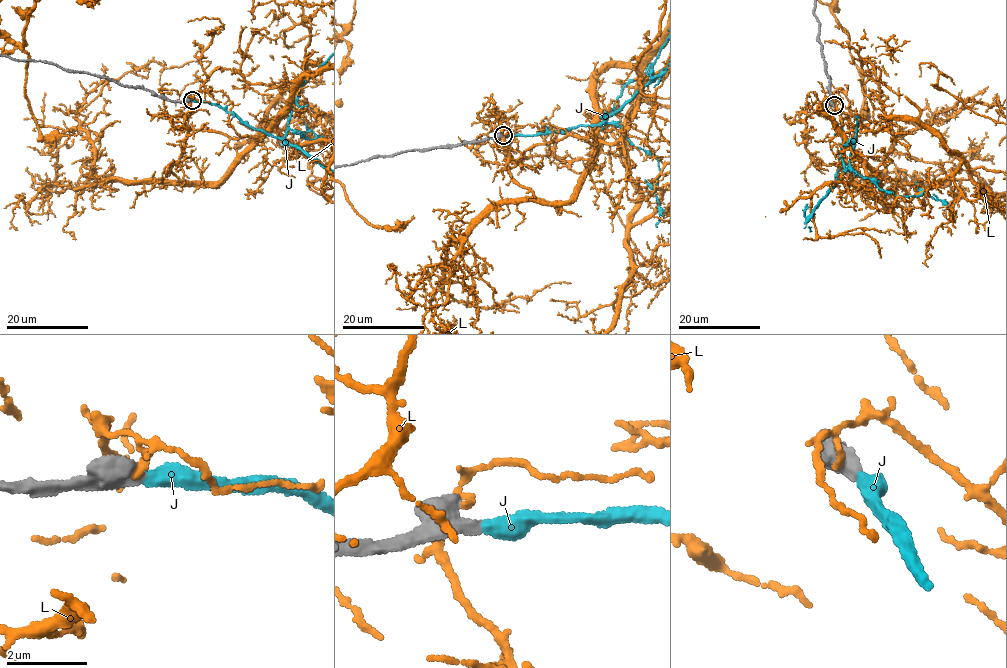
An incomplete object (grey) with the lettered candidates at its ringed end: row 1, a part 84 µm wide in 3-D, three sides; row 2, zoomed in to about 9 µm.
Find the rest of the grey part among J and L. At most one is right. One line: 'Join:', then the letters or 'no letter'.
Join: J

